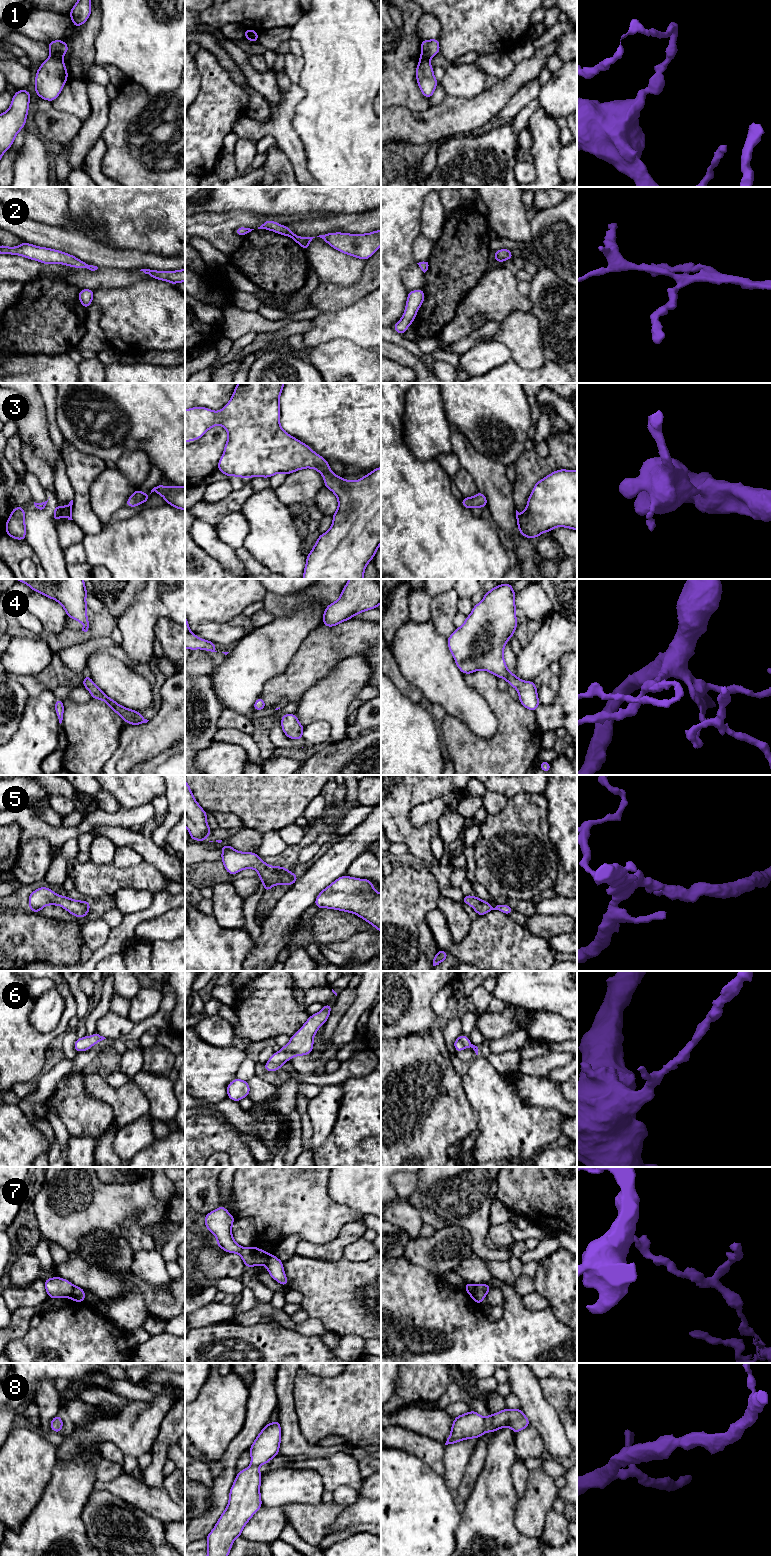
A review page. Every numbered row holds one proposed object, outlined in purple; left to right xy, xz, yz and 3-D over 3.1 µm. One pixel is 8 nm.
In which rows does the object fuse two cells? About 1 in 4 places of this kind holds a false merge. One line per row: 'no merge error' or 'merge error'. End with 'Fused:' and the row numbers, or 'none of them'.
1: merge error
2: no merge error
3: no merge error
4: no merge error
5: no merge error
6: no merge error
7: merge error
8: no merge error
Fused: 1, 7

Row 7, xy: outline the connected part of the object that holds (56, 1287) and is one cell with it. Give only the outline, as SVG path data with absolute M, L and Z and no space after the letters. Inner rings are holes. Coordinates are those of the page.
M53 1277L44 1280L45 1289L48 1294L48 1298L70 1298L75 1288L68 1280L65 1280L61 1277Z

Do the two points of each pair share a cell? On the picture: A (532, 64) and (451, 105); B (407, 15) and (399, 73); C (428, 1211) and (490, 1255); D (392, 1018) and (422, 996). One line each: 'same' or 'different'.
A: same
B: same
C: same
D: same

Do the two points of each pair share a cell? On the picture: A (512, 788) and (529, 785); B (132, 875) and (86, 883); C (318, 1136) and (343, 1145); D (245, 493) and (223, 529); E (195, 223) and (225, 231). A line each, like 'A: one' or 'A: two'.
A: one
B: one
C: two
D: two
E: one

